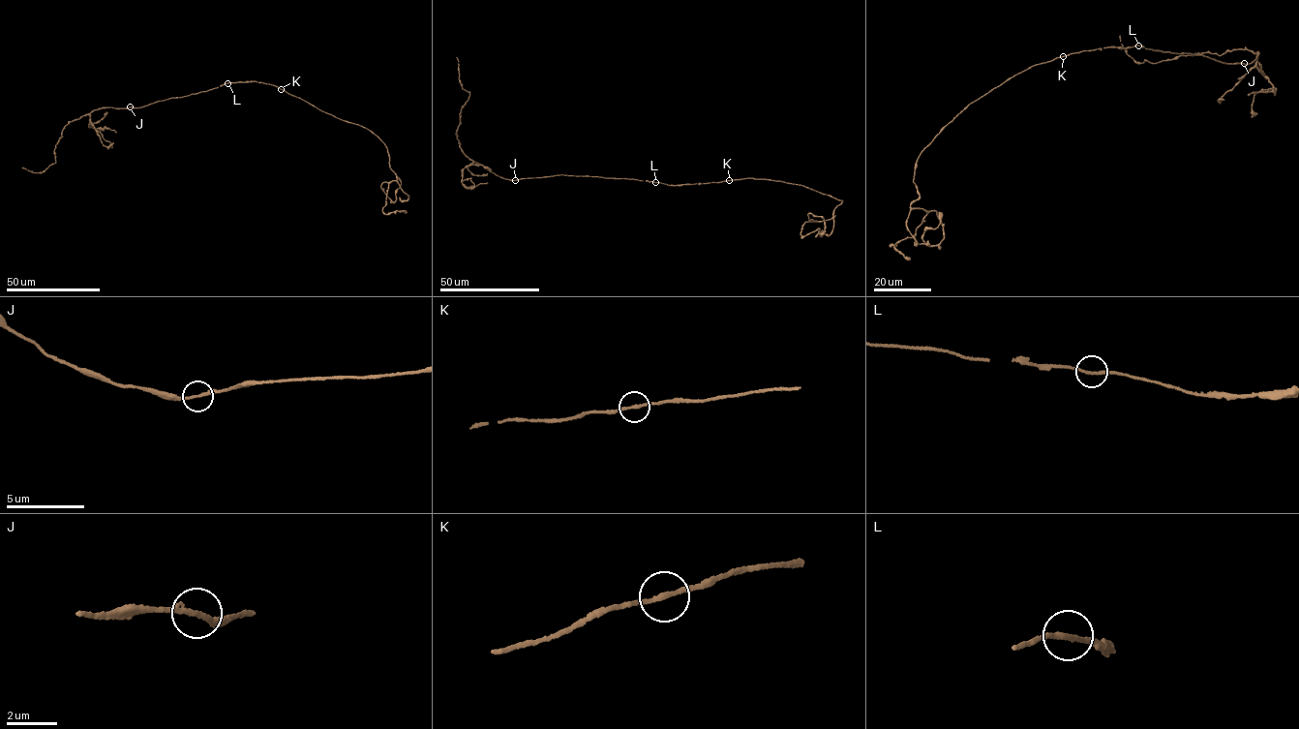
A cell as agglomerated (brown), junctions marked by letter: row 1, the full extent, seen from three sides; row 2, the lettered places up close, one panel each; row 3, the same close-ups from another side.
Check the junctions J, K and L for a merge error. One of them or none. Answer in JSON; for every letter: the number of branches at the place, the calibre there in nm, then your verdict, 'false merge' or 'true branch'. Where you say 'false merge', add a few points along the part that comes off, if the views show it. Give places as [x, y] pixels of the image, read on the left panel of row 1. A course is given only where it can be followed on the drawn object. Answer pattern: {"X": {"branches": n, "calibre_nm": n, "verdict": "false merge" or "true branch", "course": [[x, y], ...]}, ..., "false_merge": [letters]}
{"J": {"branches": 2, "calibre_nm": 170, "verdict": "true branch"}, "K": {"branches": 2, "calibre_nm": 170, "verdict": "true branch"}, "L": {"branches": 2, "calibre_nm": 190, "verdict": "true branch"}, "false_merge": []}

